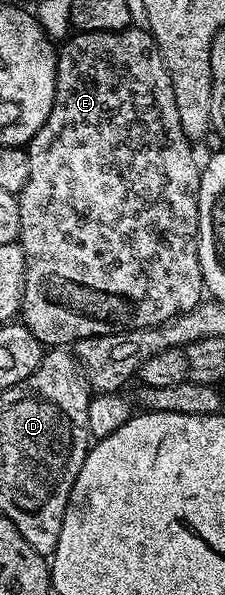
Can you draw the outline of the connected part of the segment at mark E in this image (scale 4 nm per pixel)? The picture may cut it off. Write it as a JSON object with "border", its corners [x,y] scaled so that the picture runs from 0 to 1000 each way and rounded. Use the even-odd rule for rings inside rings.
{"border":[[[569,45],[538,52],[502,52],[498,55],[373,55],[351,52],[329,59],[302,61],[258,84],[244,104],[244,165],[236,166],[236,180],[218,187],[200,207],[164,220],[164,227],[147,227],[147,234],[111,249],[120,266],[129,267],[129,301],[111,301],[111,314],[76,328],[84,346],[93,348],[93,388],[84,390],[76,408],[102,417],[102,427],[111,429],[111,476],[102,477],[93,539],[98,545],[120,548],[124,556],[173,571],[178,580],[196,583],[316,583],[329,582],[333,575],[382,566],[427,566],[471,560],[551,560],[578,553],[658,553],[684,546],[733,543],[787,529],[858,523],[858,516],[893,511],[911,499],[893,442],[884,440],[884,292],[893,277],[889,272],[867,272],[867,264],[849,259],[849,250],[858,250],[853,239],[836,237],[822,220],[804,220],[804,193],[787,193],[787,166],[769,166],[769,139],[751,133],[751,119],[733,113],[698,72],[653,49]]]}

